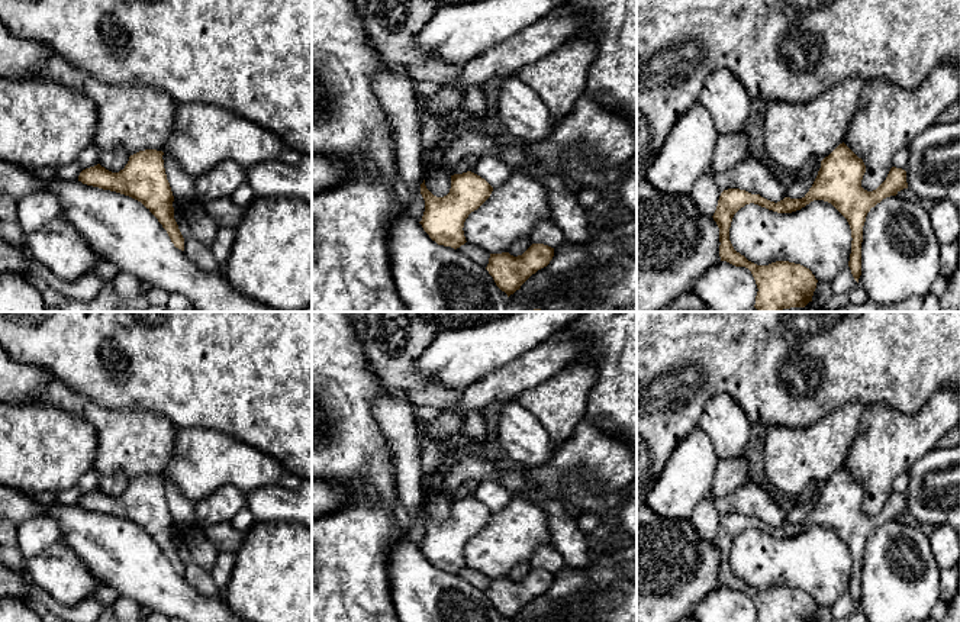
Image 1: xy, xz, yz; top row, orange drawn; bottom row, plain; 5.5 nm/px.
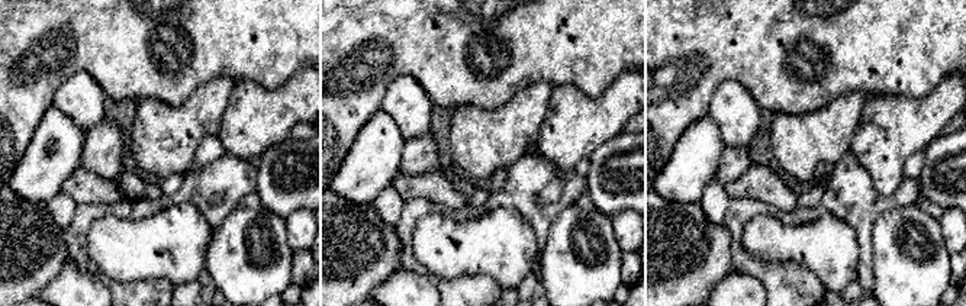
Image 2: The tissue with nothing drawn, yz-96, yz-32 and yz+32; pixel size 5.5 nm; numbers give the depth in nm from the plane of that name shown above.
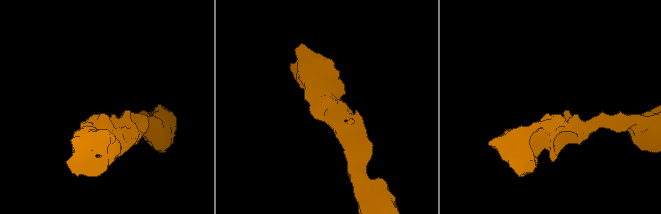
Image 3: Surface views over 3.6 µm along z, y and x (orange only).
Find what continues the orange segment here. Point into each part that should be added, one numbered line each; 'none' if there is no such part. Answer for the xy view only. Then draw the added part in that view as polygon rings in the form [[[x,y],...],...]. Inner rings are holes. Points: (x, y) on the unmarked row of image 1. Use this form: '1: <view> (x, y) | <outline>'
none

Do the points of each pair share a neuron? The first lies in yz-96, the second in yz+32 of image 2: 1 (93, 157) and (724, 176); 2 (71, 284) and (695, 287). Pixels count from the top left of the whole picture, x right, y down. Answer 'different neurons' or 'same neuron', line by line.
1: same neuron
2: different neurons

